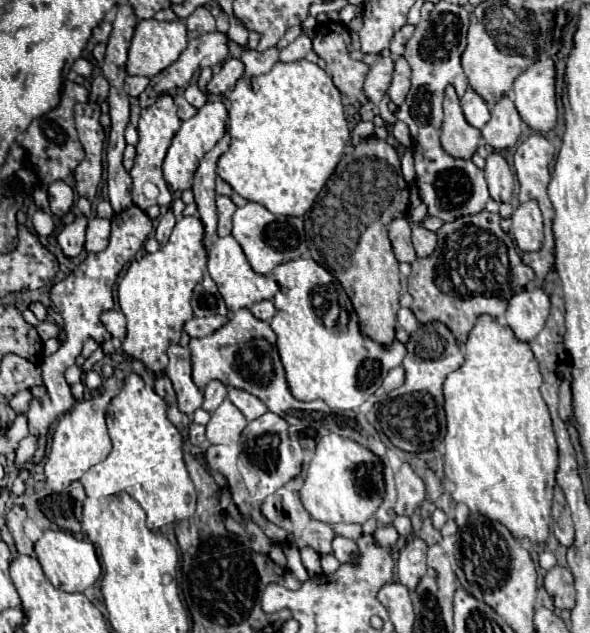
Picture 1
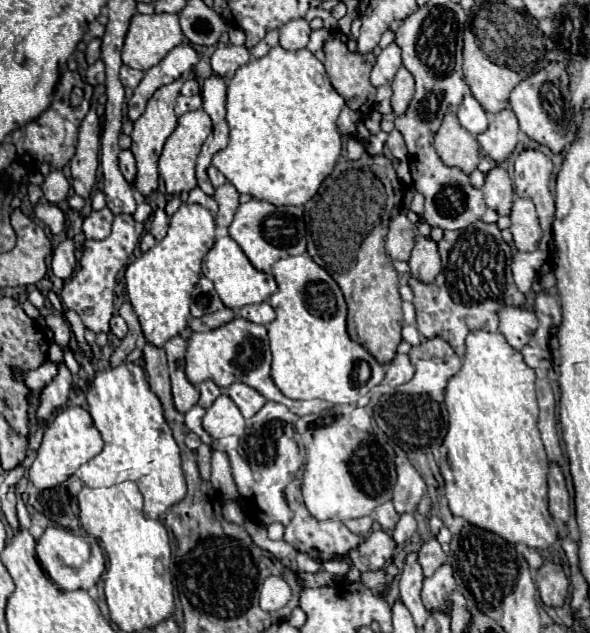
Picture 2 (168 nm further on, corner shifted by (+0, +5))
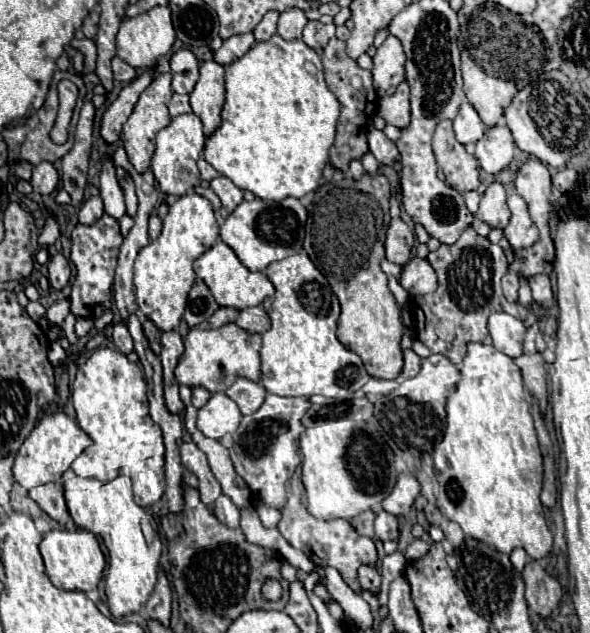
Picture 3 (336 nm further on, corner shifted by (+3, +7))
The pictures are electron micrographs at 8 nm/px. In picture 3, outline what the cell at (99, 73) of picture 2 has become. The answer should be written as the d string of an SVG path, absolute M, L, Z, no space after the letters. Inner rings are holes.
M83 38L83 40L73 40L73 46L85 56L85 68L83 68L83 74L95 72L95 60L97 60L95 42L89 40L89 38Z

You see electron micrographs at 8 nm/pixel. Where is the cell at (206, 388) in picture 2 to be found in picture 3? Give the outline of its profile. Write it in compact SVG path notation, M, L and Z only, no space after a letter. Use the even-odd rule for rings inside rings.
M193 388L193 398L191 398L191 404L195 408L201 408L207 404L207 400L211 398L211 392L205 390L205 388Z

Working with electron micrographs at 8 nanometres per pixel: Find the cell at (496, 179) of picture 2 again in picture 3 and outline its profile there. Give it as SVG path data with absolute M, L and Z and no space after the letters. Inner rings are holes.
M493 182L487 186L479 210L477 210L477 218L485 224L489 224L491 228L505 228L509 224L509 208L507 208L507 196L505 196L505 188L501 182Z

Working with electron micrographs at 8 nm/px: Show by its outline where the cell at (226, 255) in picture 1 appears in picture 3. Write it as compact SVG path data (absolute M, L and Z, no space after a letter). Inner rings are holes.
M215 242L205 254L201 254L195 264L195 274L209 286L213 298L217 300L219 306L229 306L229 308L251 308L251 306L259 306L267 296L275 294L273 284L269 282L269 278L263 272L251 272L247 270L239 258L235 256L235 252L225 244L225 242Z

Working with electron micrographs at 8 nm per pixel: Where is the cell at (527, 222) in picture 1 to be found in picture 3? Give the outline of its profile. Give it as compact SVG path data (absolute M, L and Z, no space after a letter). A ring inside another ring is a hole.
M511 194L507 198L507 204L511 210L511 220L509 220L509 226L505 228L505 238L509 240L511 248L523 250L533 246L539 240L539 230L527 212L525 200L519 194Z

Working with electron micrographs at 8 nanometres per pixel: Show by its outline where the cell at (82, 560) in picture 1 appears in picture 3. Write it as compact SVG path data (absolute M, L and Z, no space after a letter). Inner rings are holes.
M53 530L43 536L43 542L39 548L41 548L43 562L45 562L45 574L57 588L89 592L97 588L97 584L101 582L103 568L105 568L105 556L99 548L95 534L87 530L75 530L75 532Z

